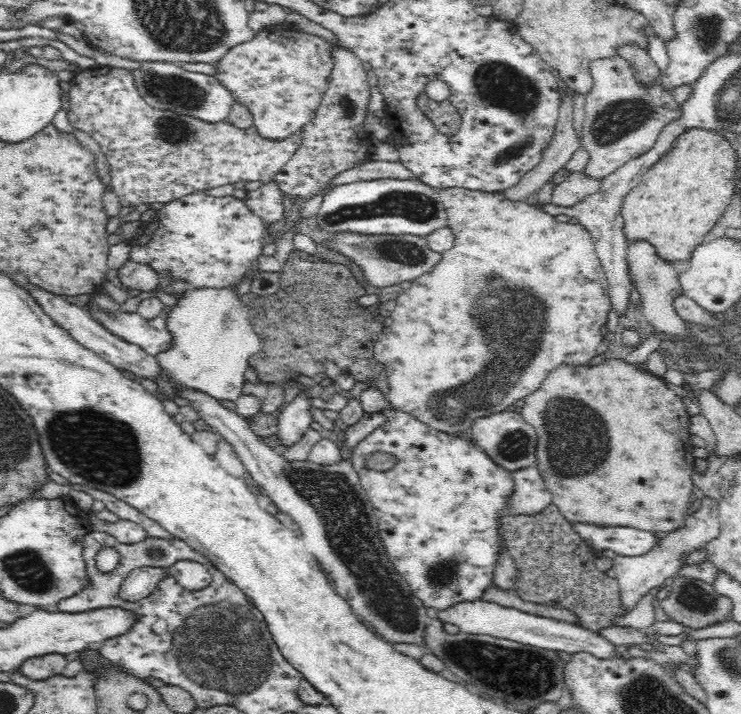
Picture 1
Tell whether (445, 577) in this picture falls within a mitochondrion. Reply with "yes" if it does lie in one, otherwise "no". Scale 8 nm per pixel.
yes

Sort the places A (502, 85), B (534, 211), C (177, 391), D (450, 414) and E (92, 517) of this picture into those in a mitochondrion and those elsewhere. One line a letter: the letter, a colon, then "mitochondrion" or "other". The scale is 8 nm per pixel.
A: mitochondrion
B: other
C: other
D: mitochondrion
E: other

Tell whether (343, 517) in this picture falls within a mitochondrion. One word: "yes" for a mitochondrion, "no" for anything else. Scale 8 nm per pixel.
yes

